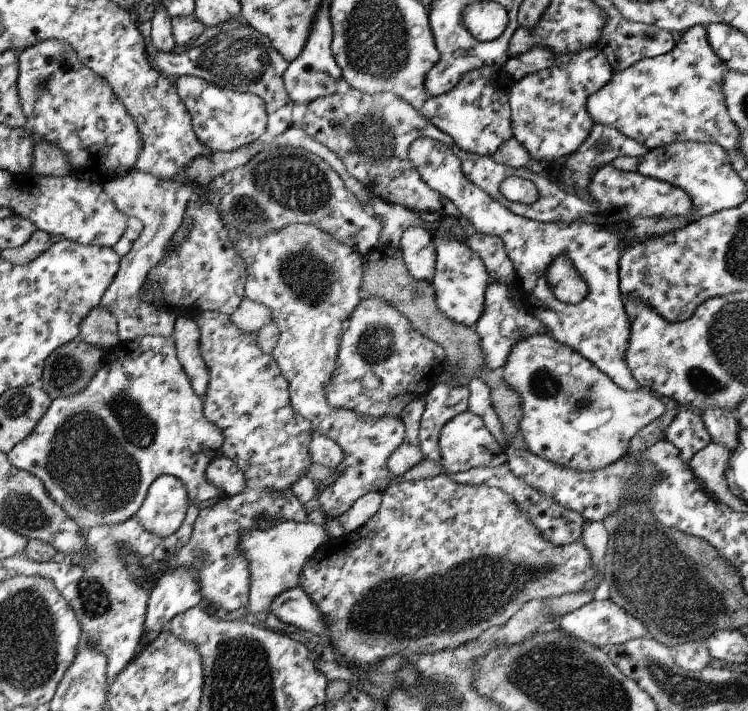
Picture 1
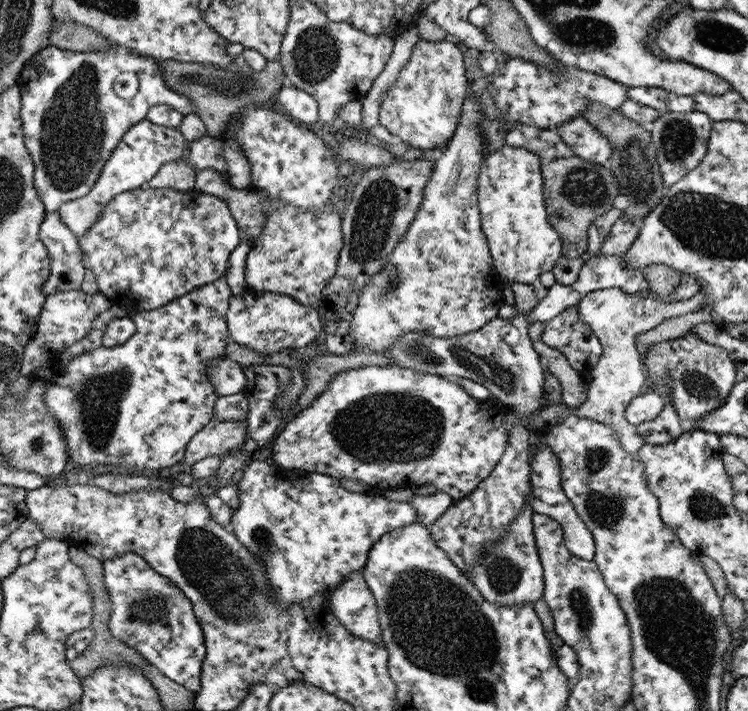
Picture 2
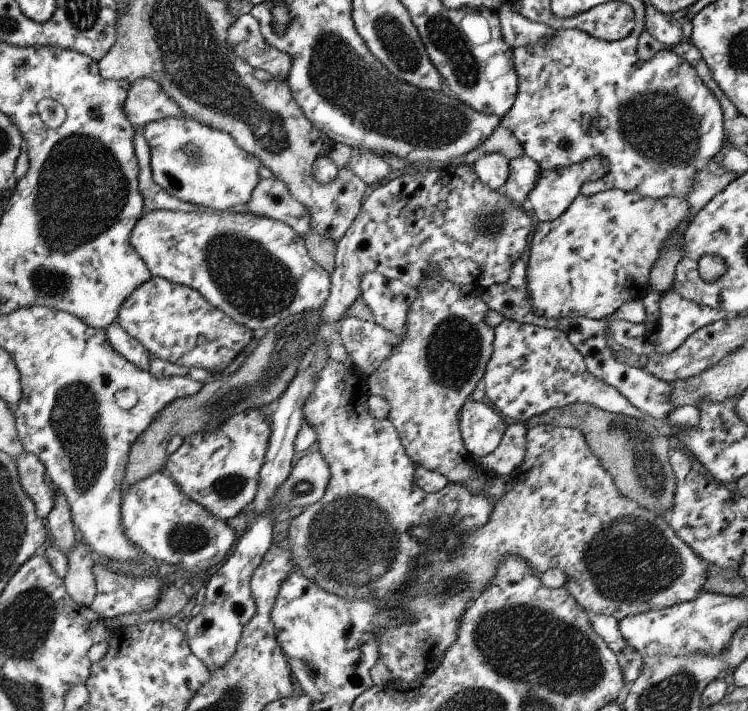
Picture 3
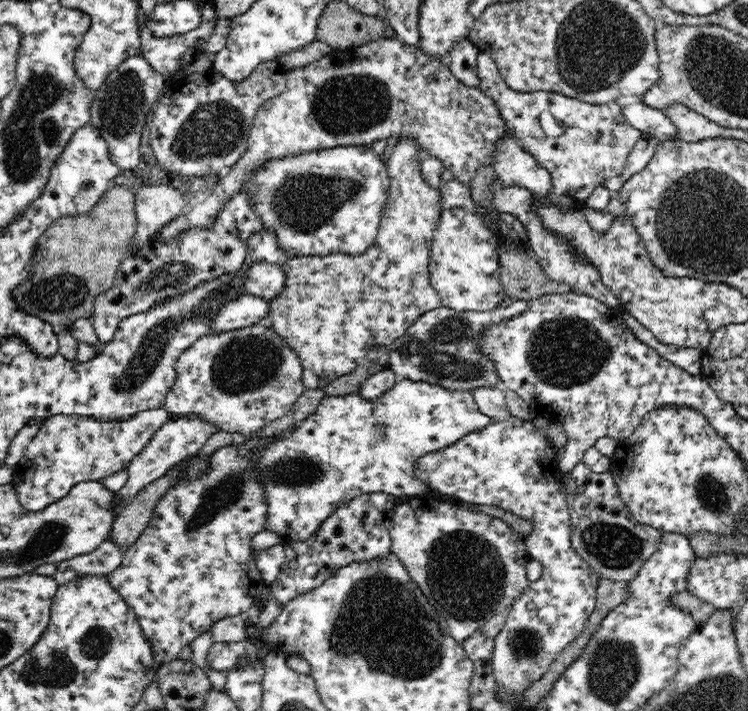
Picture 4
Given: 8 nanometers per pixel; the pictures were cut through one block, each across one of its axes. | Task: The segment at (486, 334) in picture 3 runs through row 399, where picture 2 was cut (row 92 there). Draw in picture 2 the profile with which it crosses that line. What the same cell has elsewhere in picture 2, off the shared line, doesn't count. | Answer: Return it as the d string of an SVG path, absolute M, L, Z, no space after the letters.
M419 39L397 73L395 80L389 89L383 93L381 103L379 103L378 123L387 129L387 132L397 137L399 142L407 146L409 152L418 149L436 149L444 146L458 127L463 98L466 96L468 81L465 77L463 57L457 44L451 41L439 40L437 42Z

